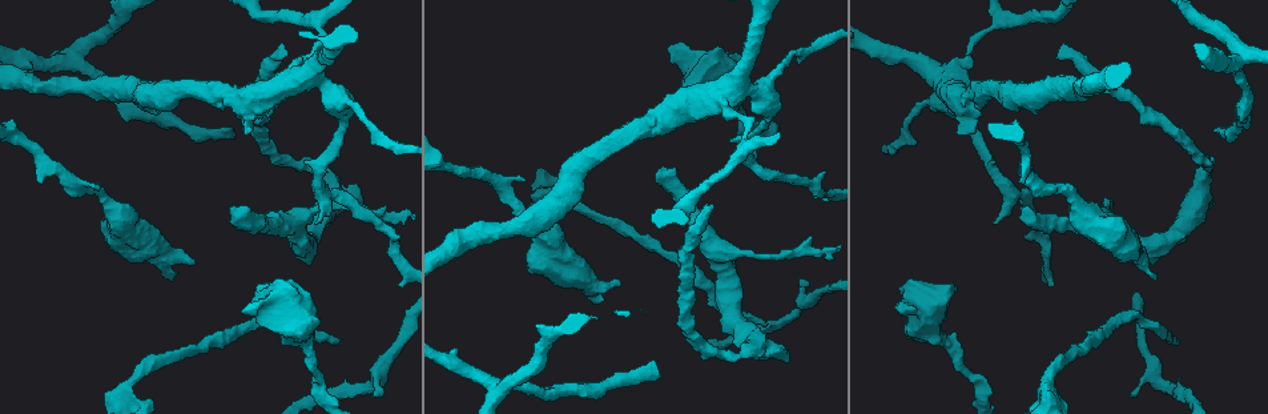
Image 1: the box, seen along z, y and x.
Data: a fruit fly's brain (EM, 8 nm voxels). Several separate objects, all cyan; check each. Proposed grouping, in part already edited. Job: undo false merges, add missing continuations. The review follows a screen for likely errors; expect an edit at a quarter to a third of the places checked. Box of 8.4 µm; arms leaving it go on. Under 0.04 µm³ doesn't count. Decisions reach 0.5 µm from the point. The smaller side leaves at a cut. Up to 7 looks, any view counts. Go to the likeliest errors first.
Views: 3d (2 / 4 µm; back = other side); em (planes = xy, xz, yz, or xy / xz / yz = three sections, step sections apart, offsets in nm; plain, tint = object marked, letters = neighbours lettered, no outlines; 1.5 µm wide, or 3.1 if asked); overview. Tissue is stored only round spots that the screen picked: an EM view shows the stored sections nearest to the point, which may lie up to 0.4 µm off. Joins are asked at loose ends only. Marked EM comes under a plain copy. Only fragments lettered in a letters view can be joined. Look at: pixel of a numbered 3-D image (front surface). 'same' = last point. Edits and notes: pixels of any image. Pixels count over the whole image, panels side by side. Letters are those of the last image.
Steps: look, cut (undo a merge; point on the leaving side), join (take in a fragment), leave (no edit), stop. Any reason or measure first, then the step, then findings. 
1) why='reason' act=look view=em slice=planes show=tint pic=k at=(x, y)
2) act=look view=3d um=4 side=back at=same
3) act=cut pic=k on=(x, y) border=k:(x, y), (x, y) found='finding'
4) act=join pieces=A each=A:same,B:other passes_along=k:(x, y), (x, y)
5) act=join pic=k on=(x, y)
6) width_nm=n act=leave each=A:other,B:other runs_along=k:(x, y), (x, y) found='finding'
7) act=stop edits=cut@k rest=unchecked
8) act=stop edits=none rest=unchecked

why='an open end' act=look view=3d um=4 pic=1 at=(668, 47)

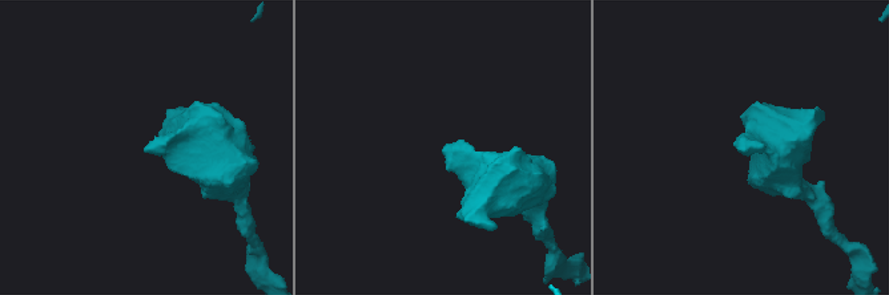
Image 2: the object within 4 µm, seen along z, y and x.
why='need the tissue' act=look view=em slice=planes show=letters pic=2 at=(741, 148)

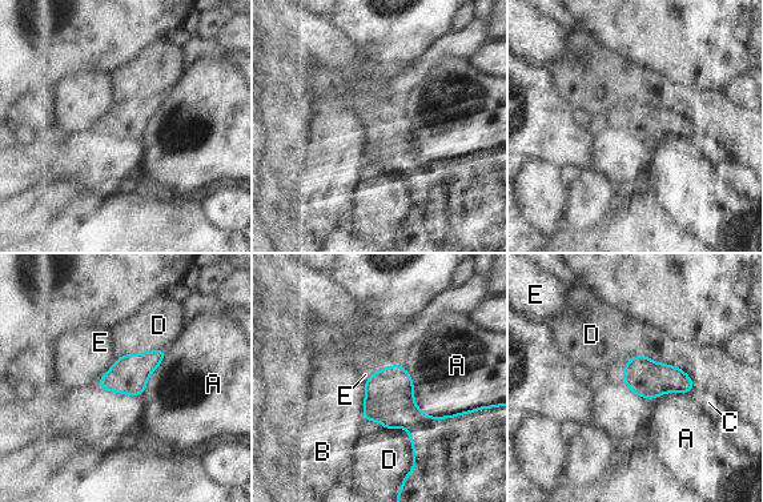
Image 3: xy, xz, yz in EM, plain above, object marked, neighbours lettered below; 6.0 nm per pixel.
act=leave each=A:other,B:other,C:other,D:other,E:other border=3:(370, 374), (364, 385), (362, 414) found='no lettered fragment goes on from it'

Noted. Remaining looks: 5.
why='free end' act=look view=3d um=4 side=back pic=1 at=(233, 136)

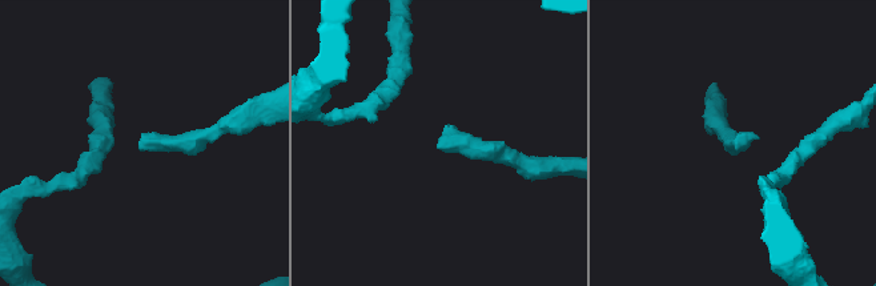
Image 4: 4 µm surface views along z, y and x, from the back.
act=look view=em slice=xy step=4 show=letters pic=4 at=(438, 145)

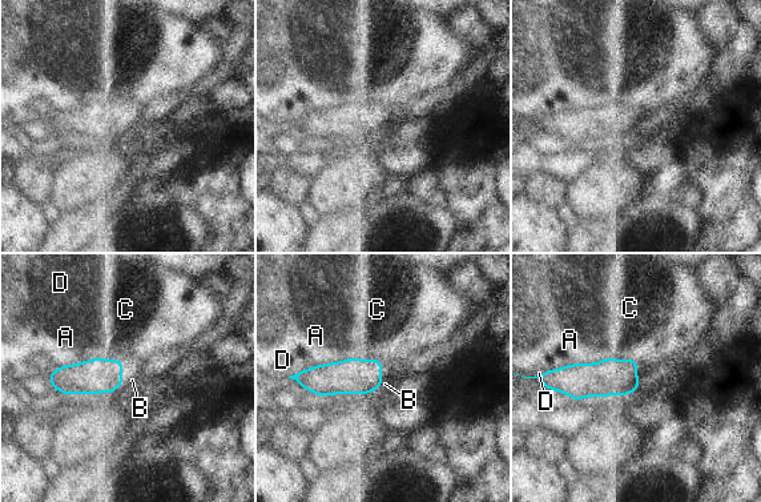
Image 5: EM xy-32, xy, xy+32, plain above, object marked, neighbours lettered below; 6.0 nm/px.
why='cut it another way' act=look view=em slice=planes show=letters at=same

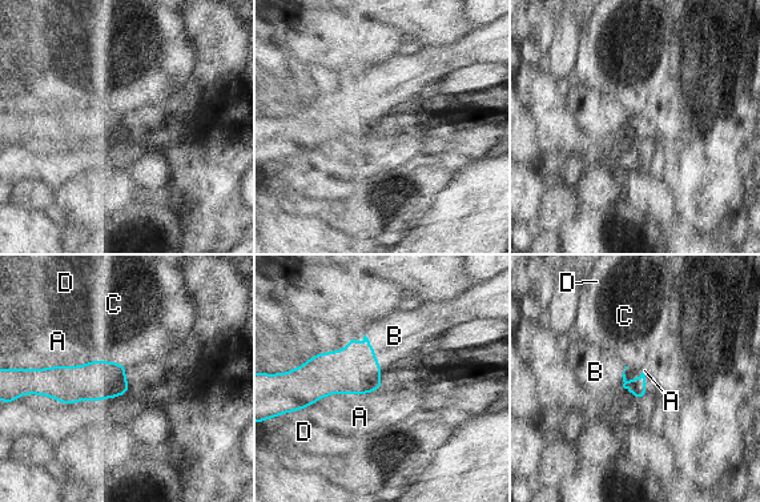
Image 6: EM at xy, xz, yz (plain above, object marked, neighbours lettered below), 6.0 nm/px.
act=join pieces=B each=A:other,B:same,C:other,D:other found='it goes on there'

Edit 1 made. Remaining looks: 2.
act=stop edits=join@6 rest=unchecked

